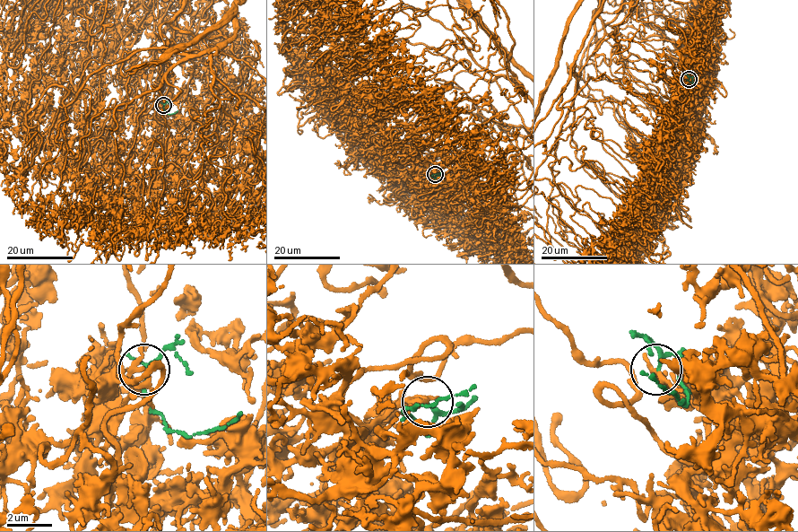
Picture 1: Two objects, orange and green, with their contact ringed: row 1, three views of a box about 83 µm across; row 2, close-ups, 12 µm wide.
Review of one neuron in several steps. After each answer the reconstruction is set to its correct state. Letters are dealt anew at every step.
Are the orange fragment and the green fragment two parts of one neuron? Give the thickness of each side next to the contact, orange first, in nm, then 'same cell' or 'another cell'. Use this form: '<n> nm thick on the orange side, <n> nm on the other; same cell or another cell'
140 nm thick on the orange side, 150 nm on the other; another cell

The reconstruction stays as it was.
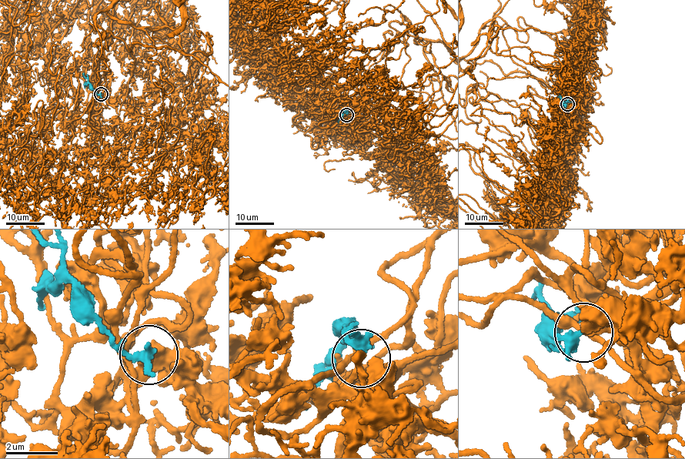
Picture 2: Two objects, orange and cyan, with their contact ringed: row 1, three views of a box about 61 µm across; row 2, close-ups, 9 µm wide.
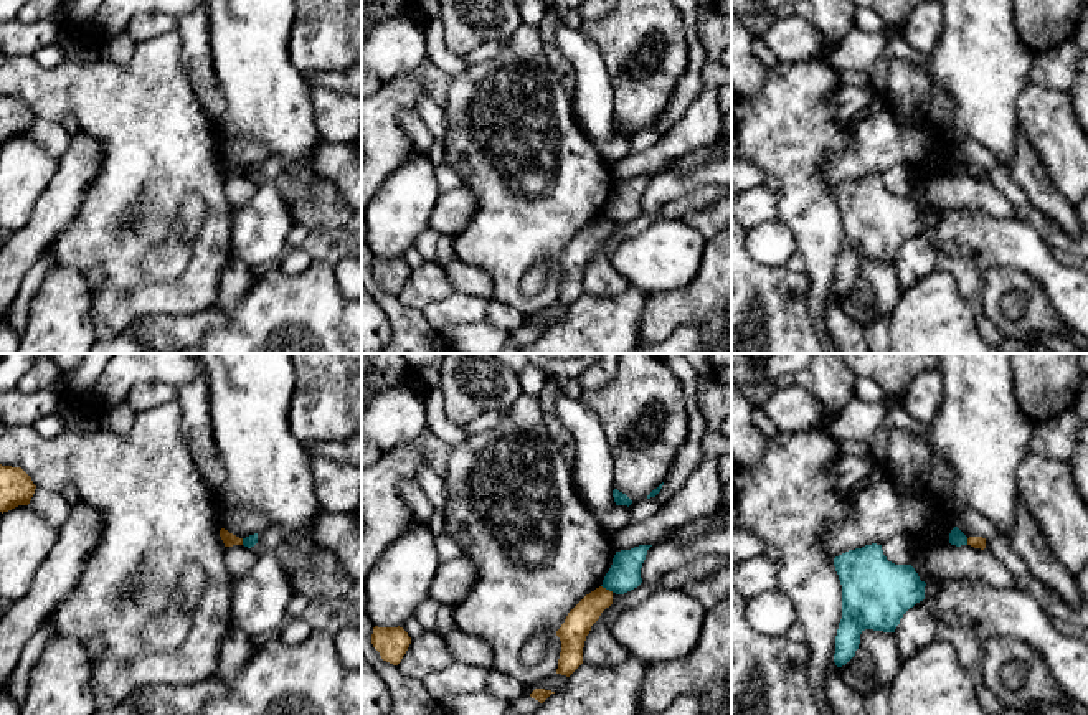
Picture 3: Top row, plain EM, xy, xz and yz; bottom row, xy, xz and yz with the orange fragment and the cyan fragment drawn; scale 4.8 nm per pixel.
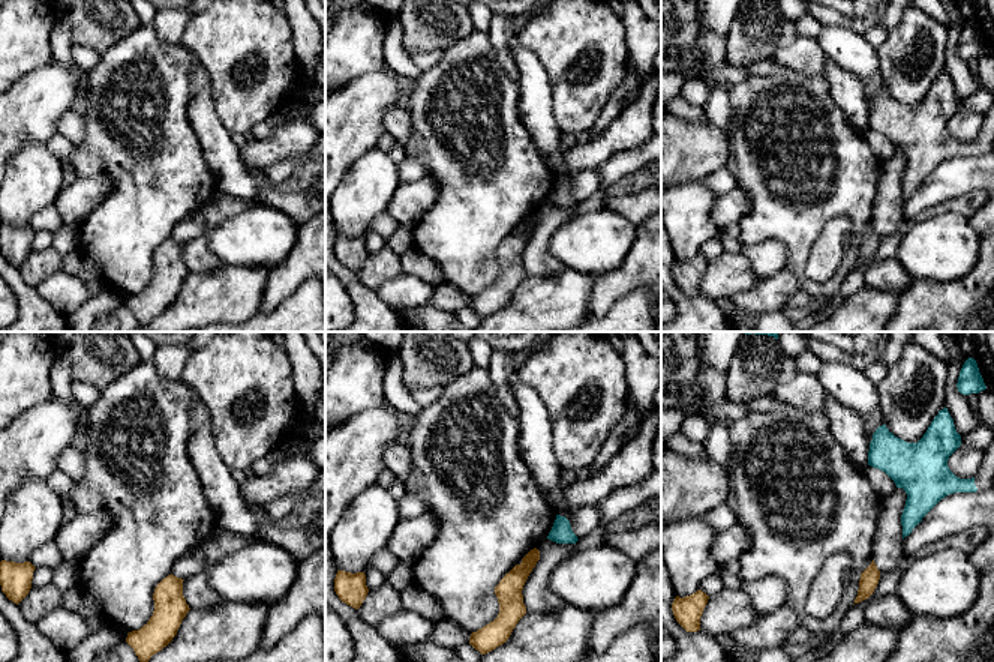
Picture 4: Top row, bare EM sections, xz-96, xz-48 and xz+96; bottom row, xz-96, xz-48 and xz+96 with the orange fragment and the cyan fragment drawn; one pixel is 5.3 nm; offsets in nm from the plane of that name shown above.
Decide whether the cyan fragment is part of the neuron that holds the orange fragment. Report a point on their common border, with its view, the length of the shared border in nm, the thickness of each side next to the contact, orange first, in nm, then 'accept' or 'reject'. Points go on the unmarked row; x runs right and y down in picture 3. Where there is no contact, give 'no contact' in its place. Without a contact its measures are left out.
xz (608, 220) | 70 nm | 140/160 nm | reject

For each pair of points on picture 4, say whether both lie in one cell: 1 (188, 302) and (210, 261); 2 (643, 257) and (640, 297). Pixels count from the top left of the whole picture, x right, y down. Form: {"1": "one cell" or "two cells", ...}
{"1": "two cells", "2": "two cells"}

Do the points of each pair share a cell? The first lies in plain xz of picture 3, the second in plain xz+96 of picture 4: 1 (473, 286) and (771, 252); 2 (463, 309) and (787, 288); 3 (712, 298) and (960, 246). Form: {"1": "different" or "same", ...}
{"1": "same", "2": "same", "3": "different"}

